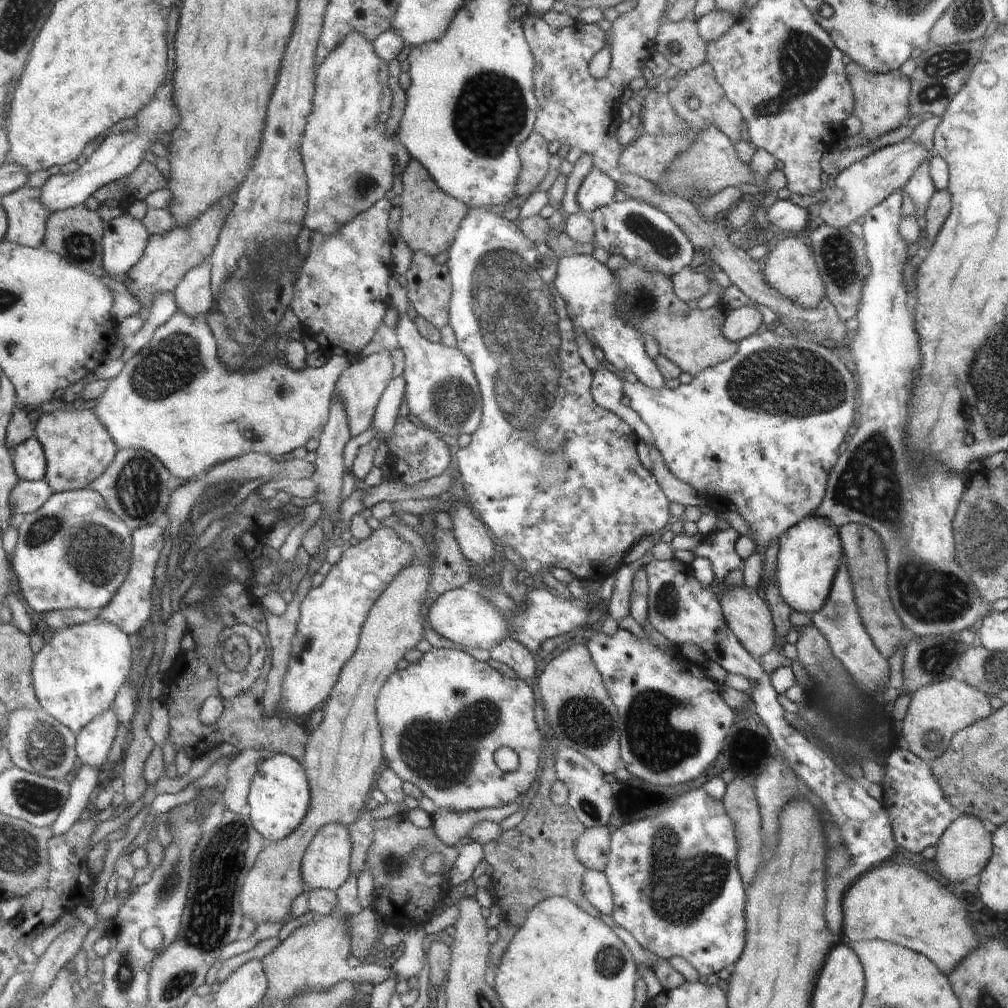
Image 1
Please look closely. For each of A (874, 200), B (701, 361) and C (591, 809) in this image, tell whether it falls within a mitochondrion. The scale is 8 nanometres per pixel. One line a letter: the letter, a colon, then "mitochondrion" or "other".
A: other
B: other
C: mitochondrion

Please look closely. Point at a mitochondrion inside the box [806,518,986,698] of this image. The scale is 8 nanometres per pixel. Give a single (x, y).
(936, 657)

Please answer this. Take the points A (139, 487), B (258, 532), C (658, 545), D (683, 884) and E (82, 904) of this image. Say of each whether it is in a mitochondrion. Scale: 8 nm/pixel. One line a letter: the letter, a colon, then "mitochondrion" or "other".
A: mitochondrion
B: other
C: other
D: mitochondrion
E: other

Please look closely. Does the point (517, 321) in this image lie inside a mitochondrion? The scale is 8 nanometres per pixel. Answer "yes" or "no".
yes

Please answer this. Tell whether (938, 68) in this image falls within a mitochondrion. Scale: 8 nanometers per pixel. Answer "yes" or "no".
yes

